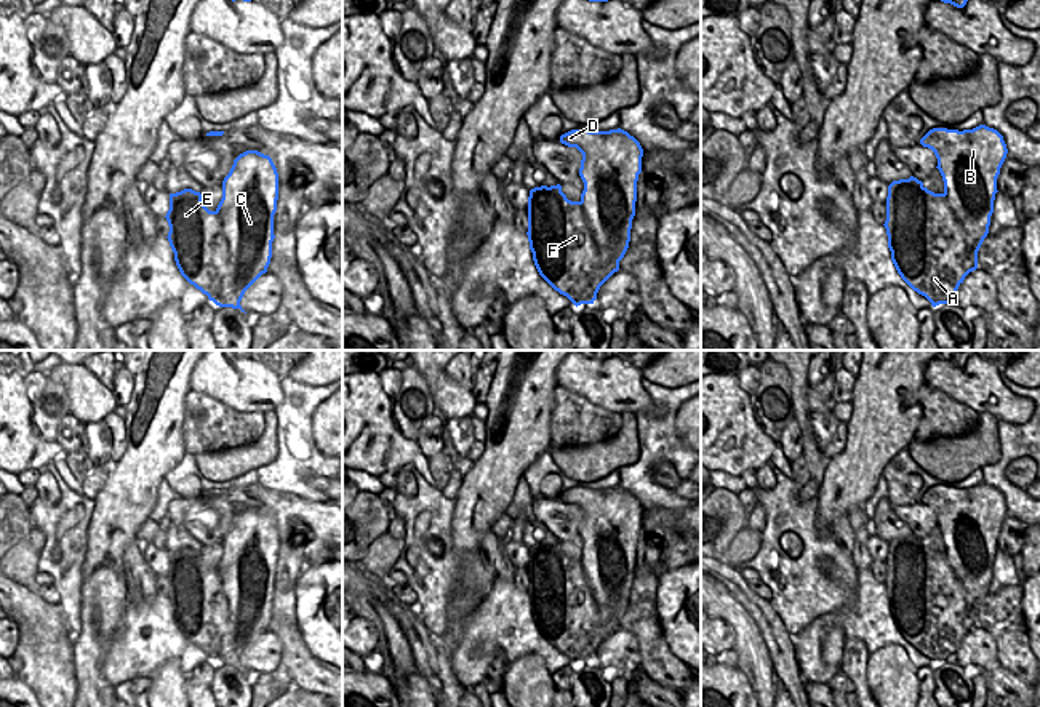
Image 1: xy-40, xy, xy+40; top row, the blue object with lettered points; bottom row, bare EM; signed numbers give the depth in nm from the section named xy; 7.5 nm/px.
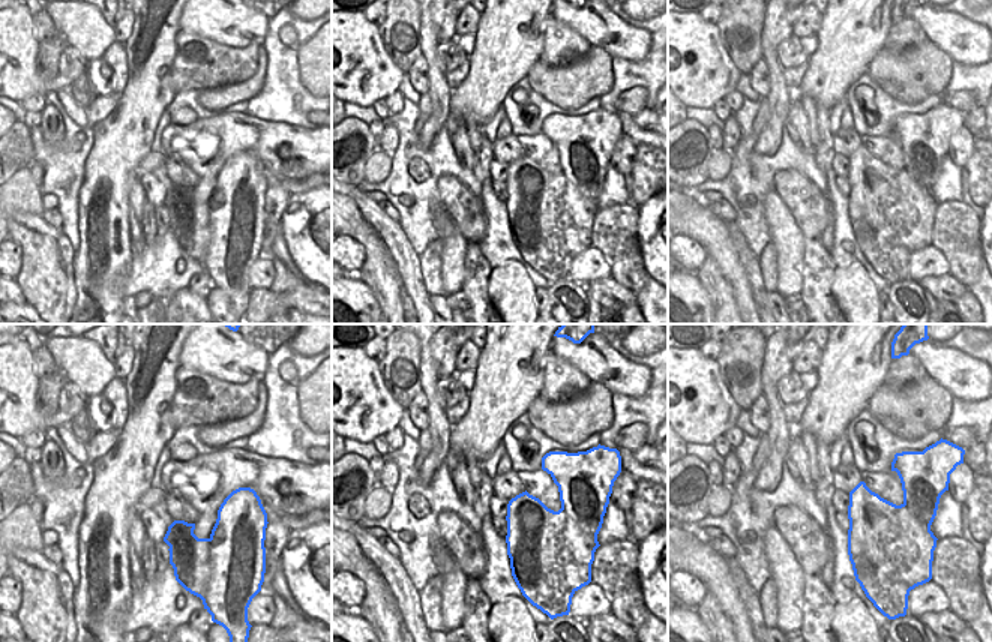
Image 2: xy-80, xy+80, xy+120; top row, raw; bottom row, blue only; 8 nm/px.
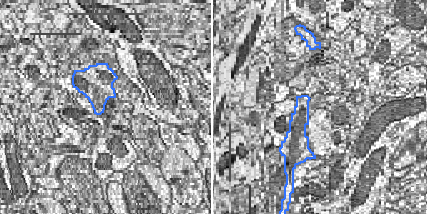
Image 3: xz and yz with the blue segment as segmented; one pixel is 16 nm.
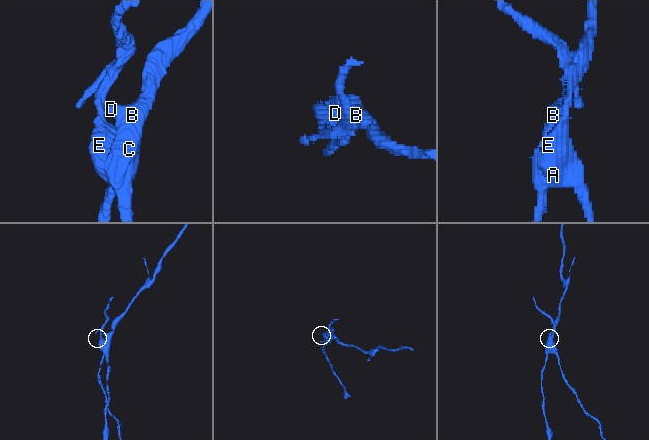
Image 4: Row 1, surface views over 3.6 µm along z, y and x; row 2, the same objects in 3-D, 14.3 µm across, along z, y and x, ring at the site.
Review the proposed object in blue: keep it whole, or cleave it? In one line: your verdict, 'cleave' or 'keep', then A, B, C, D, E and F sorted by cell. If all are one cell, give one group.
cleave; A E F / B C D

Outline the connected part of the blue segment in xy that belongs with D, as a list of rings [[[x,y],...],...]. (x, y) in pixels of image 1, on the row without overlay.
[[[571,488],[560,494],[560,501],[576,505],[582,512],[579,534],[584,541],[581,563],[594,593],[597,608],[611,621],[605,635],[590,635],[584,648],[578,648],[594,662],[597,651],[587,654],[597,641],[603,643],[619,629],[629,600],[632,577],[635,574],[637,539],[642,531],[643,507],[627,489]]]

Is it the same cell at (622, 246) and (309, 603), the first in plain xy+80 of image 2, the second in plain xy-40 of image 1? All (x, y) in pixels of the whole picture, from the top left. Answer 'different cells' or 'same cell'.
different cells

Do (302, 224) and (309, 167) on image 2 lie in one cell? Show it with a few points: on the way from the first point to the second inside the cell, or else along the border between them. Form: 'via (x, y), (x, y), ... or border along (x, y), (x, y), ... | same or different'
border along (315, 186), (290, 195) | different

